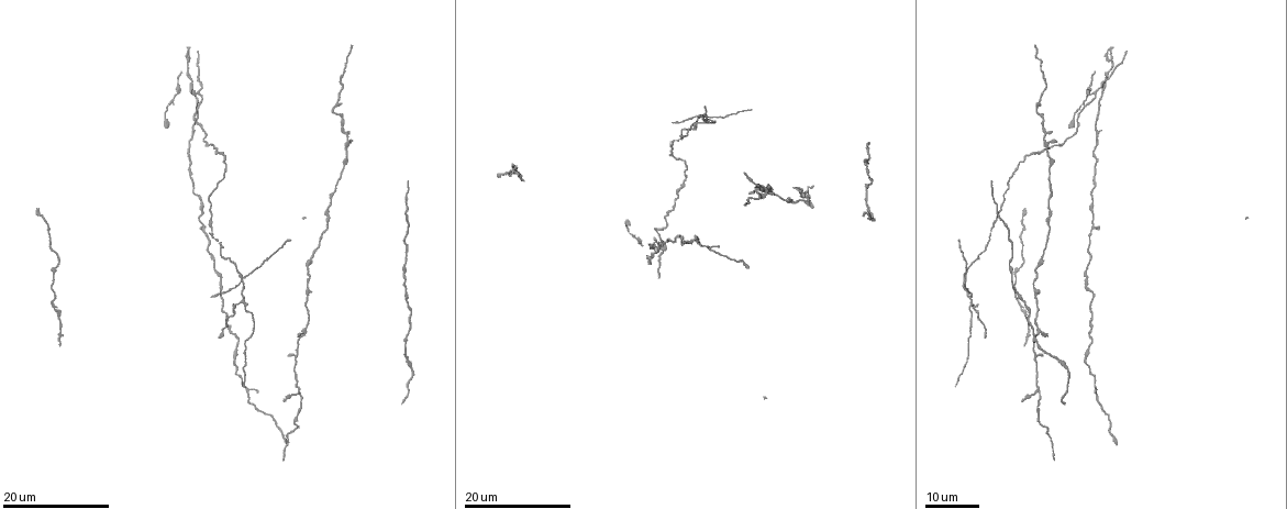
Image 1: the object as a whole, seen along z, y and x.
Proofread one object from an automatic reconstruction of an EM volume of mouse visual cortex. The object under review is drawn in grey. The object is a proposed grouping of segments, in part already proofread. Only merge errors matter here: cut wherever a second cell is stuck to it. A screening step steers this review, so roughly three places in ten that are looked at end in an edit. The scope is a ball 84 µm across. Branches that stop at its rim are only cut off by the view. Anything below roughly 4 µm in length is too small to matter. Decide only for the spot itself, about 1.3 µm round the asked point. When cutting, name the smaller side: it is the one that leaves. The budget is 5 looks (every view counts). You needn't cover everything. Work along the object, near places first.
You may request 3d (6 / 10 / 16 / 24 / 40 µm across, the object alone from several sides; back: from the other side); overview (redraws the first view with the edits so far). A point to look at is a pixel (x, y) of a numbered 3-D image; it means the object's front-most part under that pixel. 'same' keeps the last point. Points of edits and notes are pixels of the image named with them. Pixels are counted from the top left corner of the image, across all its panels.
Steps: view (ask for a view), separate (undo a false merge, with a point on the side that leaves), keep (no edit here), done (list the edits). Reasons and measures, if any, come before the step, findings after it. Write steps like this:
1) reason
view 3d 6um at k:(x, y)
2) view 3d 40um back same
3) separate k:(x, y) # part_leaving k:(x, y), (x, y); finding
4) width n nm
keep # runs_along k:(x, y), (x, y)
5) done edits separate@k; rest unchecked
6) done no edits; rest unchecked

branch point
view 3d 16um at 1:(1038, 390)

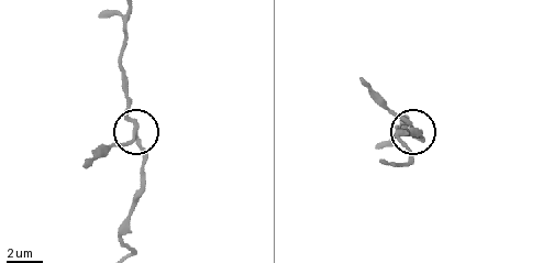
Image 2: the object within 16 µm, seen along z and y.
closer look
view 3d 6um at 2:(136, 132)

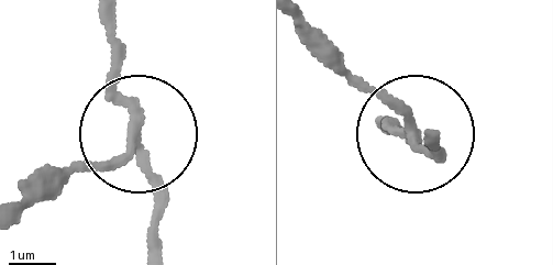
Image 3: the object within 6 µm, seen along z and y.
side_arm 5 um
keep # one cell here

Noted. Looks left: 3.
four-way junction
view 3d 16um at 1:(191, 81)

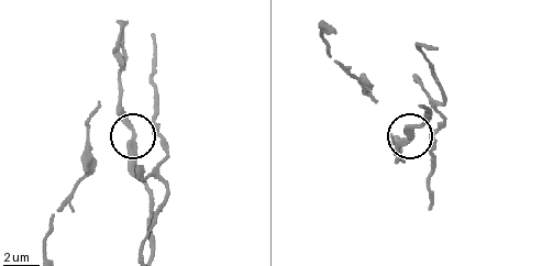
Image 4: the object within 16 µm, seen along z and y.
view 3d 10um at 4:(135, 136)

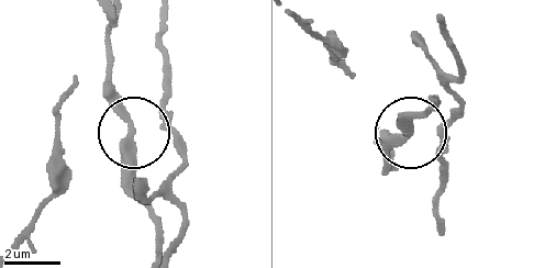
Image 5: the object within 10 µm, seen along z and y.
arms 4
keep # all the same cell

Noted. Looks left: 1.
done no edits; rest unchecked

